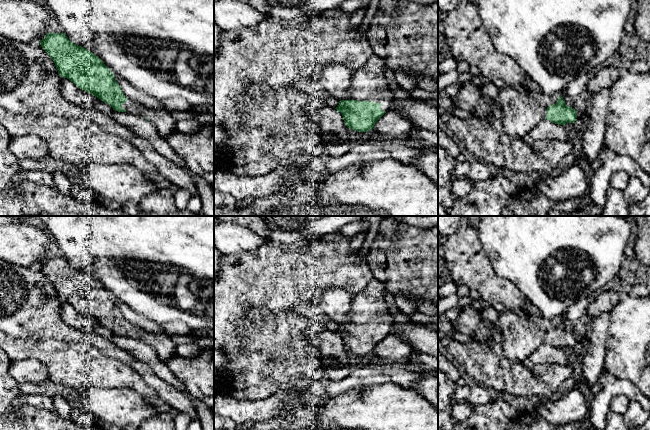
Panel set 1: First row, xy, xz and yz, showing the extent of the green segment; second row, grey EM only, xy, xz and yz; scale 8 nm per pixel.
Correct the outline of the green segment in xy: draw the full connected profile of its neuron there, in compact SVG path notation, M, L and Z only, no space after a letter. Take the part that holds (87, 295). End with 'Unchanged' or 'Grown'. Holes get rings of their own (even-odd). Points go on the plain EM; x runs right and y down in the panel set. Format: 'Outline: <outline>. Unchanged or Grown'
Outline: M49 256L39 267L54 285L60 301L69 303L115 335L145 341L164 362L175 354L172 338L164 334L151 334L128 323L104 286L92 276L71 266L63 256Z. Grown

